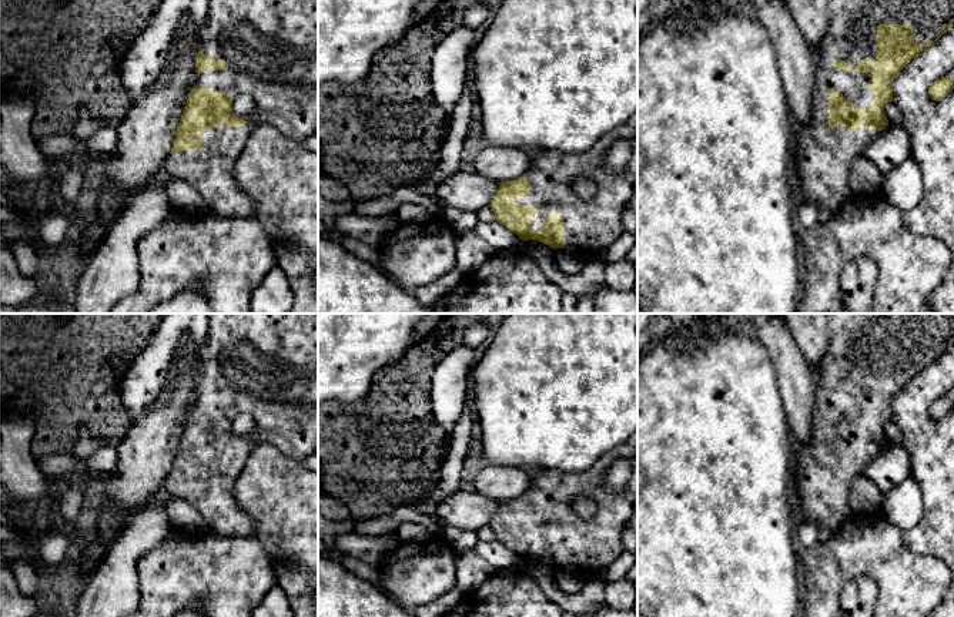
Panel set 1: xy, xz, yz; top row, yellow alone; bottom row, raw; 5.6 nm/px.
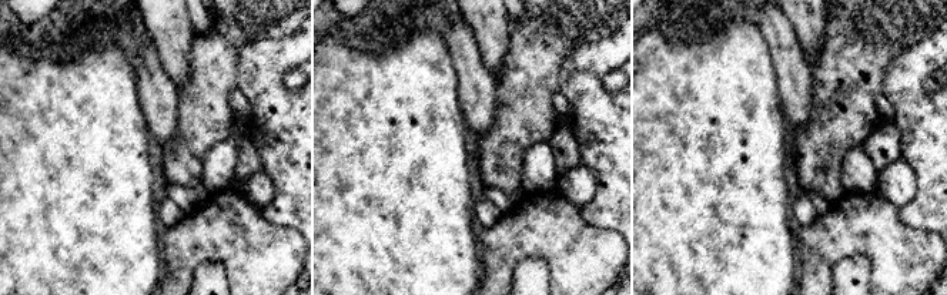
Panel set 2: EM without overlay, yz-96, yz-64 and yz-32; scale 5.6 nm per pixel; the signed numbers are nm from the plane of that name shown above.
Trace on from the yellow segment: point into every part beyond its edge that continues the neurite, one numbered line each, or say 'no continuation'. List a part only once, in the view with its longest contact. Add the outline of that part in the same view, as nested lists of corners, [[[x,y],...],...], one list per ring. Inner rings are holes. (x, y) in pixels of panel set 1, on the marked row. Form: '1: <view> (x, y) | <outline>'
1: yz (823, 158) | [[[829,0],[829,30],[816,48],[816,85],[813,90],[813,120],[799,130],[797,151],[793,167],[797,170],[804,201],[816,207],[827,207],[833,214],[840,212],[853,197],[848,177],[854,158],[880,133],[874,128],[858,128],[851,133],[847,127],[830,127],[829,91],[834,90],[858,108],[873,105],[874,93],[868,88],[871,73],[854,70],[858,60],[877,60],[878,24],[913,24],[913,38],[917,44],[934,41],[944,24],[954,24],[954,0]],[[843,60],[851,70],[836,70],[834,61]]]

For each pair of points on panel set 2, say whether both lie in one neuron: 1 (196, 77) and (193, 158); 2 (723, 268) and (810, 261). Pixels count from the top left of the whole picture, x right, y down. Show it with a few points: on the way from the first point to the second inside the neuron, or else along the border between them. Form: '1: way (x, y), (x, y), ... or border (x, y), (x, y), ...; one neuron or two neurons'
1: way (196, 97), (196, 134), (193, 138); one neuron
2: border (796, 262), (797, 280); two neurons

